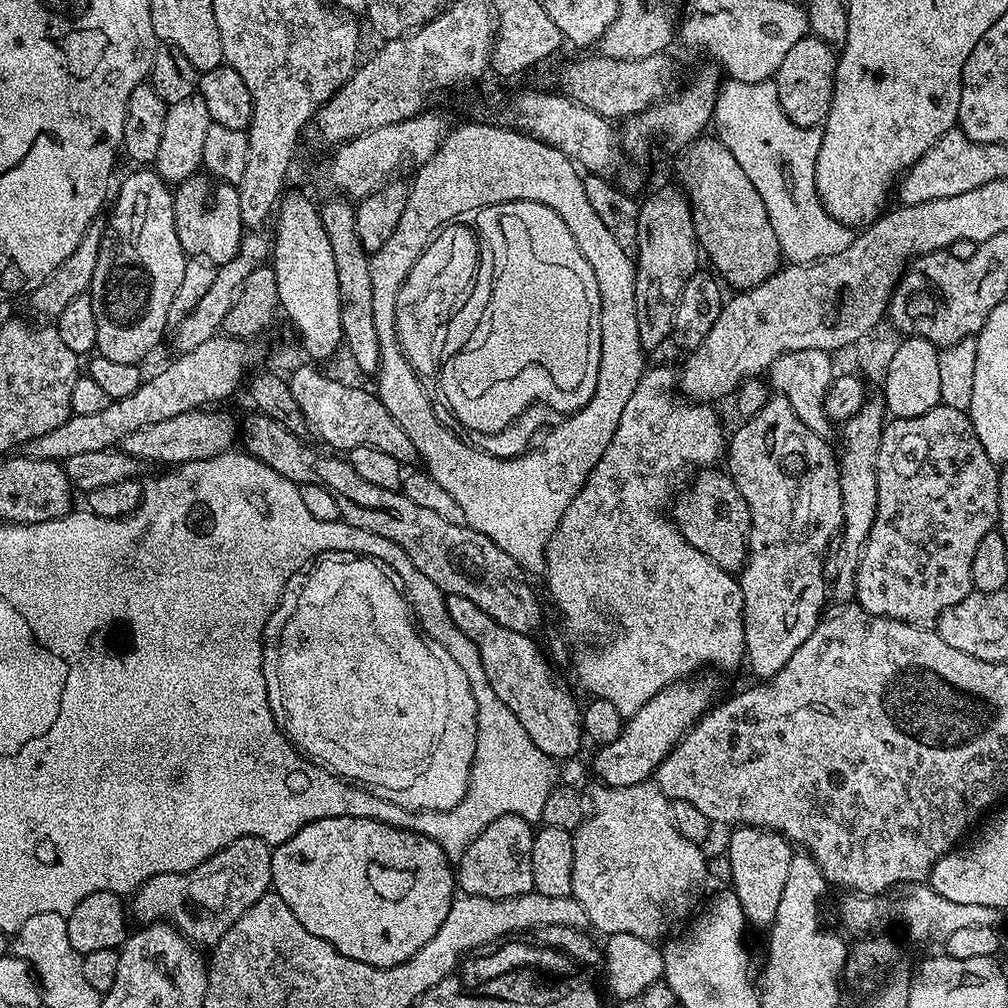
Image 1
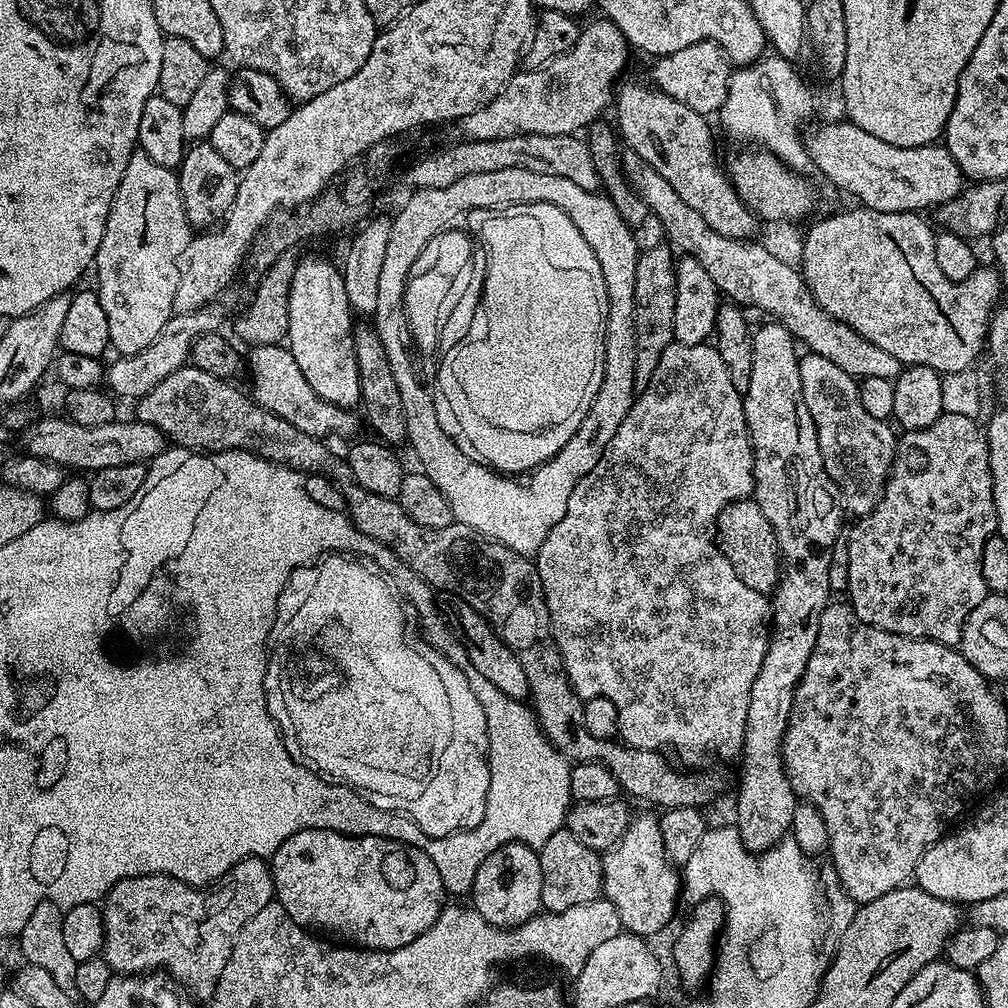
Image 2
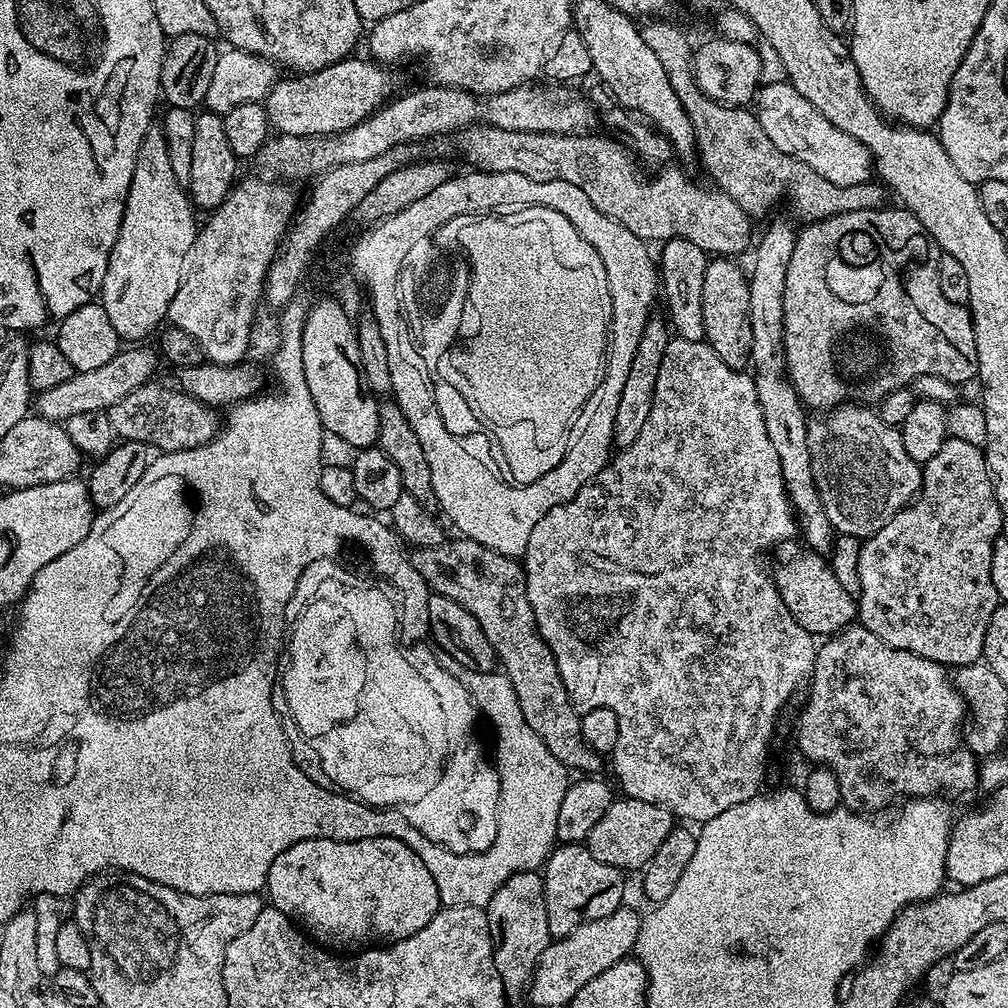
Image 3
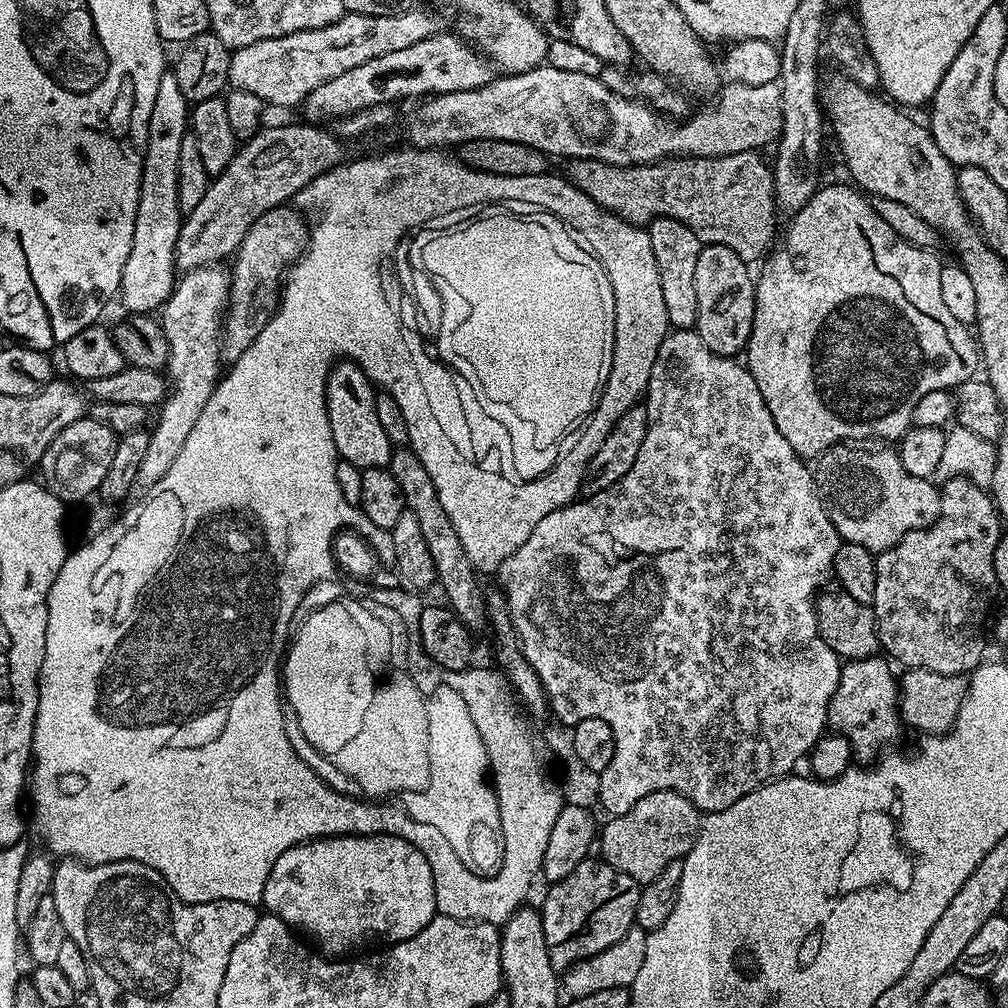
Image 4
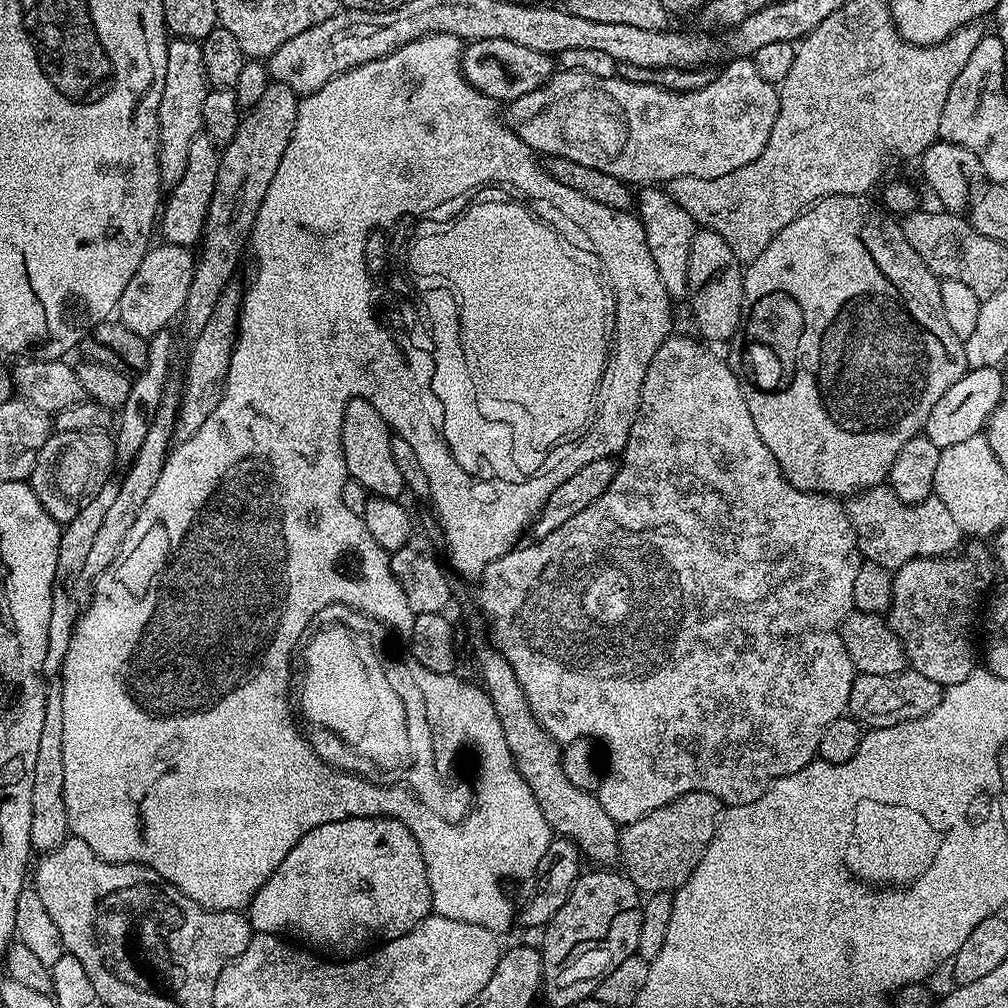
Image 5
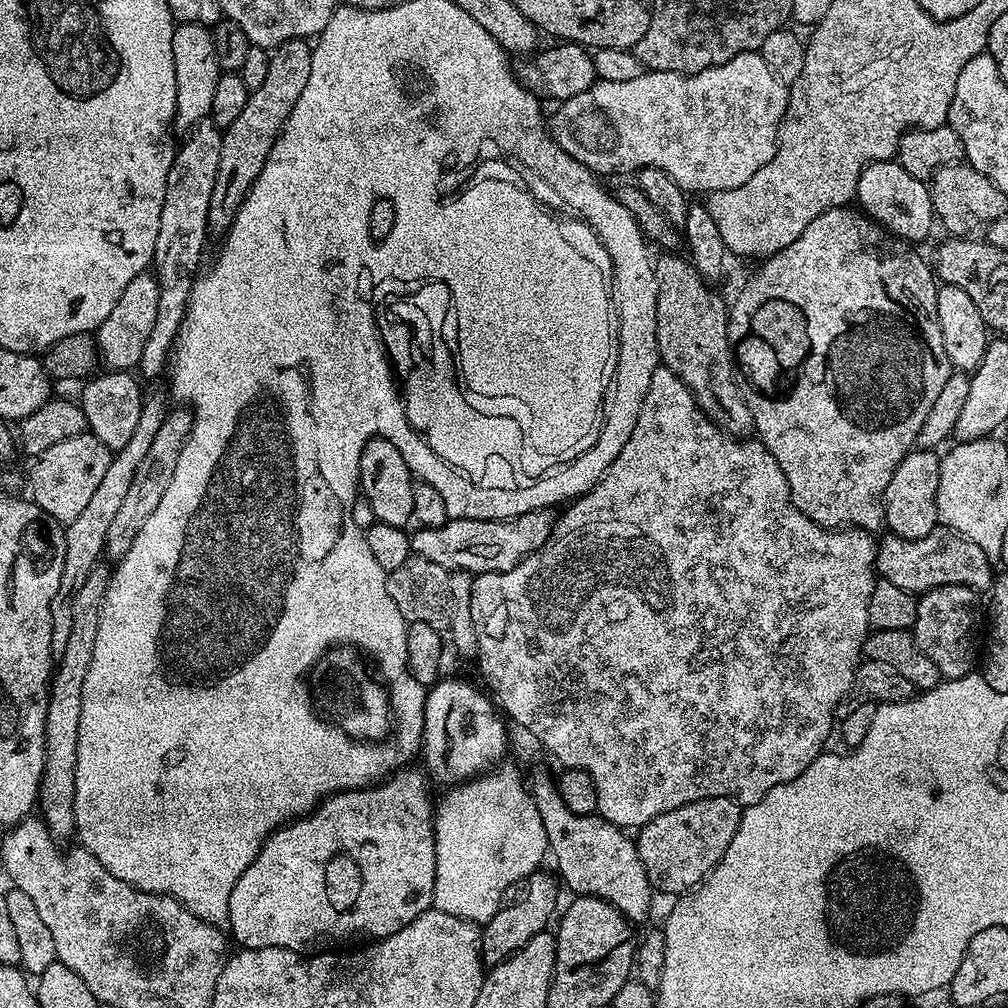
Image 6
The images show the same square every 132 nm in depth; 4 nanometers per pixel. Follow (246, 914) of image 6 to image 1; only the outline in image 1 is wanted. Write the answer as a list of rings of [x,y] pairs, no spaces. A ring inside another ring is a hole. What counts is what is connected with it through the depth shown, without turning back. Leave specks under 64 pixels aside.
[[[353,816],[318,818],[318,822],[302,826],[294,838],[275,845],[272,888],[310,934],[318,934],[318,938],[330,942],[346,958],[379,968],[398,966],[418,954],[446,922],[458,892],[453,861],[436,840],[374,818]]]

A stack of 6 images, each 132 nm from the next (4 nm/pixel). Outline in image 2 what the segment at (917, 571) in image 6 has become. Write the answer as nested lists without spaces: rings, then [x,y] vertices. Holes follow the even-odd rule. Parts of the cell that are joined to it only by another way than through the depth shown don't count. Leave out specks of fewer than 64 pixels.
[[[814,352],[801,355],[800,377],[802,398],[806,398],[806,410],[810,410],[810,418],[814,418],[822,462],[826,466],[826,474],[830,474],[834,482],[843,511],[847,515],[849,512],[852,518],[870,514],[882,498],[884,483],[888,481],[888,474],[892,471],[892,459],[896,457],[898,436],[897,433],[892,433],[893,425],[866,414],[866,408],[860,401],[858,380],[828,358],[820,357]]]

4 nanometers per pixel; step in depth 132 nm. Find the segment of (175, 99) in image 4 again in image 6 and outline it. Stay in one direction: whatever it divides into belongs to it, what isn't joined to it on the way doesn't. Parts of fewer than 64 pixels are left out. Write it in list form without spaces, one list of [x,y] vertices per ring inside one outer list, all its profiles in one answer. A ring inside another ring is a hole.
[[[177,23],[172,29],[172,49],[176,87],[174,128],[177,133],[184,134],[209,119],[214,102],[214,90],[222,73],[218,66],[218,54],[214,54],[214,38],[209,25]]]

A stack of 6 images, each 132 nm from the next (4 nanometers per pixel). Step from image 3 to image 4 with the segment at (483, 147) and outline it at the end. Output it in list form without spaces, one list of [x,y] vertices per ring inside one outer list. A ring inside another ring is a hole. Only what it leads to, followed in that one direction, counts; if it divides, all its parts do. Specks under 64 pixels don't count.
[[[753,150],[729,156],[669,158],[657,160],[654,164],[631,164],[628,168],[619,168],[597,160],[569,159],[566,179],[569,184],[594,198],[598,206],[626,222],[647,226],[659,216],[674,218],[682,222],[682,226],[690,226],[690,230],[698,234],[701,245],[728,246],[742,260],[753,262],[756,259],[759,261],[773,247],[772,234],[776,230],[776,216],[778,217],[772,170],[769,161],[764,161],[760,155],[759,151]]]

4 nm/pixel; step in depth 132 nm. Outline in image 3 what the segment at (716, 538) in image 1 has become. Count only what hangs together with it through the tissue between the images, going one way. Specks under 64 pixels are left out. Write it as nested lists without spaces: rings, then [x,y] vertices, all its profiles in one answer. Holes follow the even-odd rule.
[[[790,539],[785,544],[776,545],[775,556],[776,569],[773,567],[770,575],[776,583],[778,594],[782,602],[786,602],[786,610],[794,614],[794,618],[813,638],[835,636],[857,619],[857,597],[842,590],[841,583],[834,576],[834,570],[823,555],[811,550],[806,551],[803,543]]]

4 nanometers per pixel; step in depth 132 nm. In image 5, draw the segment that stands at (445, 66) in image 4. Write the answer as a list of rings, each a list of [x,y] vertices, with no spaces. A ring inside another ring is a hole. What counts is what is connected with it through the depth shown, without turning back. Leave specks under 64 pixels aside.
[[[490,38],[471,41],[461,51],[458,70],[468,78],[474,90],[497,102],[511,102],[522,98],[522,94],[530,94],[530,90],[541,88],[554,74],[554,60],[549,53],[518,46],[518,42],[506,42],[506,38]]]

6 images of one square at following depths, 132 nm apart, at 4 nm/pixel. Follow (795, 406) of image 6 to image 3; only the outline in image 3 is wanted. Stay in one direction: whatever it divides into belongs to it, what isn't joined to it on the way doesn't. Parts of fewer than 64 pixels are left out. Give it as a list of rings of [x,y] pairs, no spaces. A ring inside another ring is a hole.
[[[885,206],[870,210],[854,210],[850,214],[838,214],[825,220],[805,223],[797,231],[794,254],[790,254],[790,266],[786,266],[786,290],[784,291],[784,367],[788,380],[794,386],[805,409],[831,410],[841,404],[859,402],[865,406],[879,405],[881,400],[894,390],[908,386],[918,375],[938,375],[957,386],[964,386],[967,380],[977,379],[978,350],[972,325],[972,314],[962,304],[955,304],[942,294],[936,277],[936,256],[928,232],[914,218],[914,214],[903,206]]]

